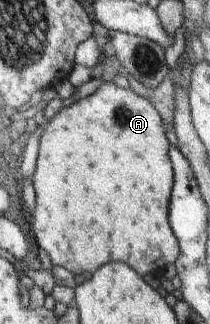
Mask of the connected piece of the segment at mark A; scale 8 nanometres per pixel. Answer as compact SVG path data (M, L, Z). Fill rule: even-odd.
M103 82L90 96L71 100L56 116L45 121L37 170L33 174L37 206L28 217L33 222L38 245L49 254L53 265L63 266L74 275L93 274L99 267L115 260L131 266L143 277L177 260L180 246L169 226L167 212L174 185L174 168L167 156L170 145L163 125L163 119L149 100L112 82Z

